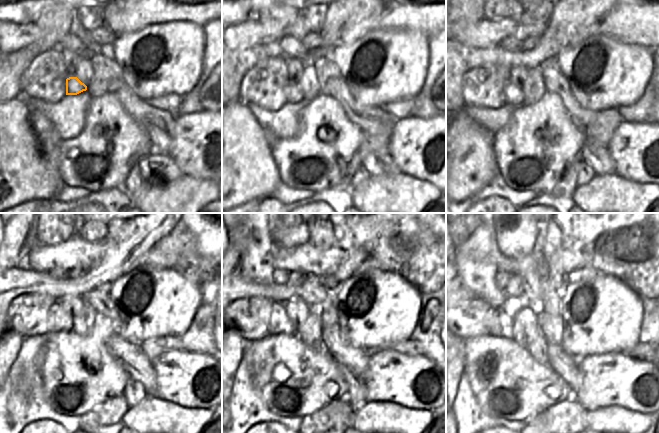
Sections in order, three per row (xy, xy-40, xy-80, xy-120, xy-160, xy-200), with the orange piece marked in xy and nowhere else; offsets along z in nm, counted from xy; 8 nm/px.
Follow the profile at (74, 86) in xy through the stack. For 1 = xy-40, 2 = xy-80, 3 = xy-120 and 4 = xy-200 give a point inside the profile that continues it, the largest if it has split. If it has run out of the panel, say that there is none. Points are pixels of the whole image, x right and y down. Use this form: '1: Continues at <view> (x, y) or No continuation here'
1: Continues at xy-40 (294, 94)
2: Continues at xy-80 (514, 96)
3: Continues at xy-120 (59, 321)
4: Continues at xy-200 (499, 323).

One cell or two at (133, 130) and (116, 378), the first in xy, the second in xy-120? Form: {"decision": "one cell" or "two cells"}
{"decision": "one cell"}

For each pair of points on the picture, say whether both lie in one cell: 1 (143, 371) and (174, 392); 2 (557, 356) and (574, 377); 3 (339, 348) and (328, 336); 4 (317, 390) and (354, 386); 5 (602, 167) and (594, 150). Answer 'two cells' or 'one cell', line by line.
1: two cells
2: one cell
3: one cell
4: two cells
5: one cell

